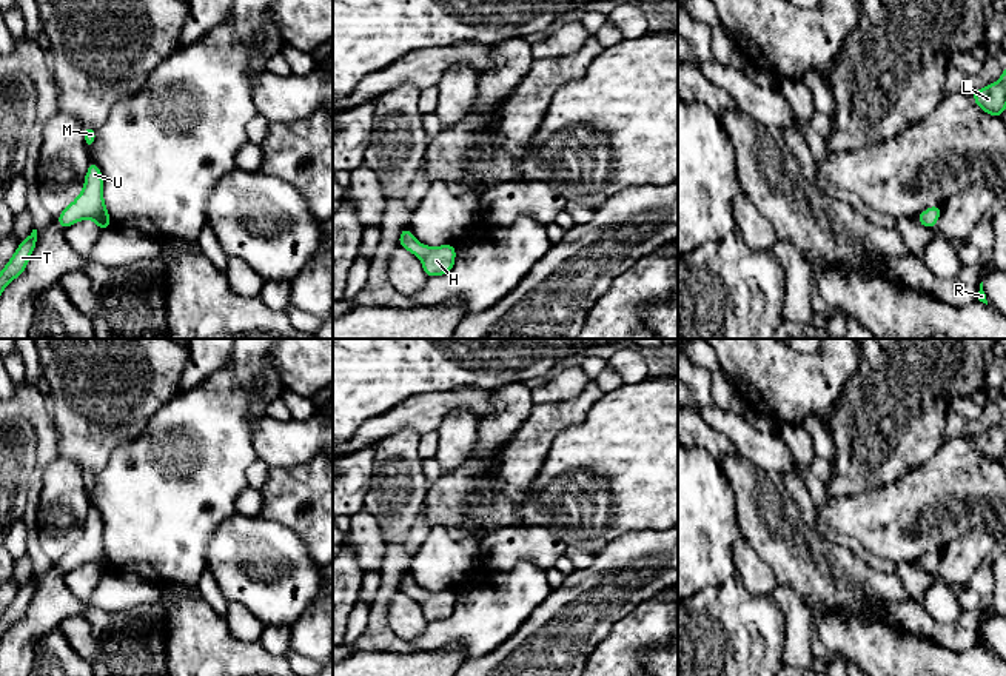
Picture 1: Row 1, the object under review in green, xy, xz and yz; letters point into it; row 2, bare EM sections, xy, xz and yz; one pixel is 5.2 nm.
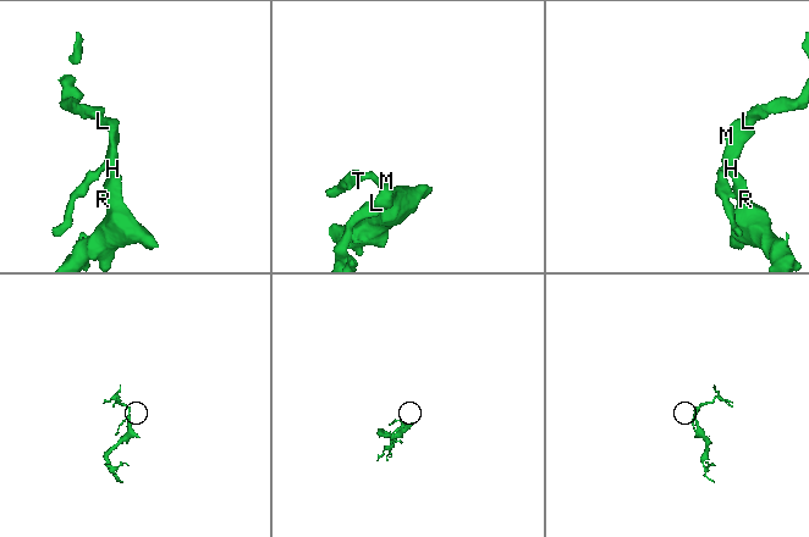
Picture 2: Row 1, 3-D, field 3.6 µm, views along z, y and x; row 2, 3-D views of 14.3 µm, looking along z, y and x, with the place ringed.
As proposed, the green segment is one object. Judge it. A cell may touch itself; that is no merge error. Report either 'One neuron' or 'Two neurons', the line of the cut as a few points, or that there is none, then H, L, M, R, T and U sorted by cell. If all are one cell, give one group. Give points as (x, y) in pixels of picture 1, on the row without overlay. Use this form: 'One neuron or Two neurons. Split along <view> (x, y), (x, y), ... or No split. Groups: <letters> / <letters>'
One neuron. No split. Groups: H L M R T U

